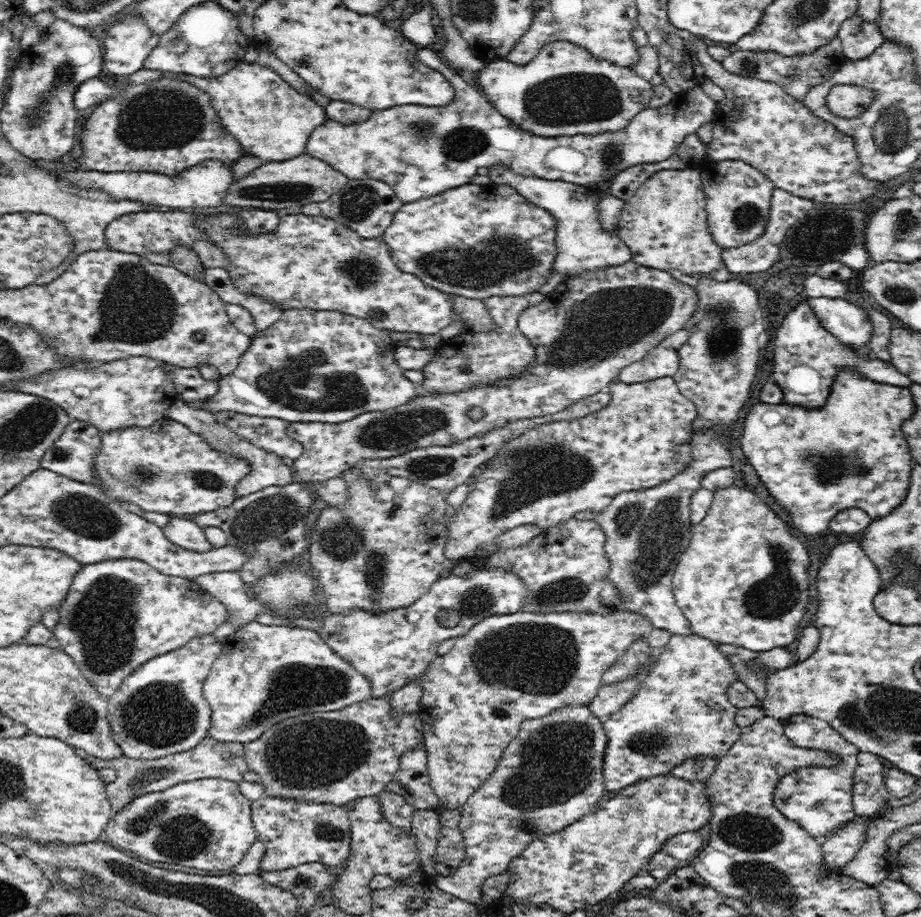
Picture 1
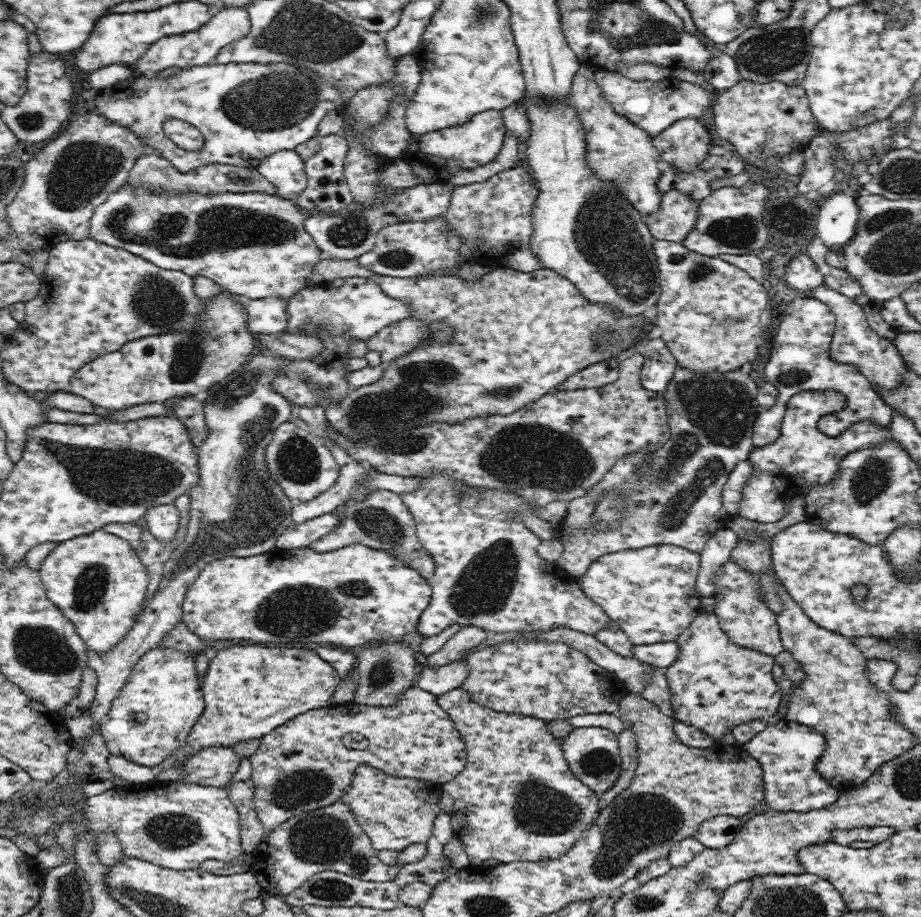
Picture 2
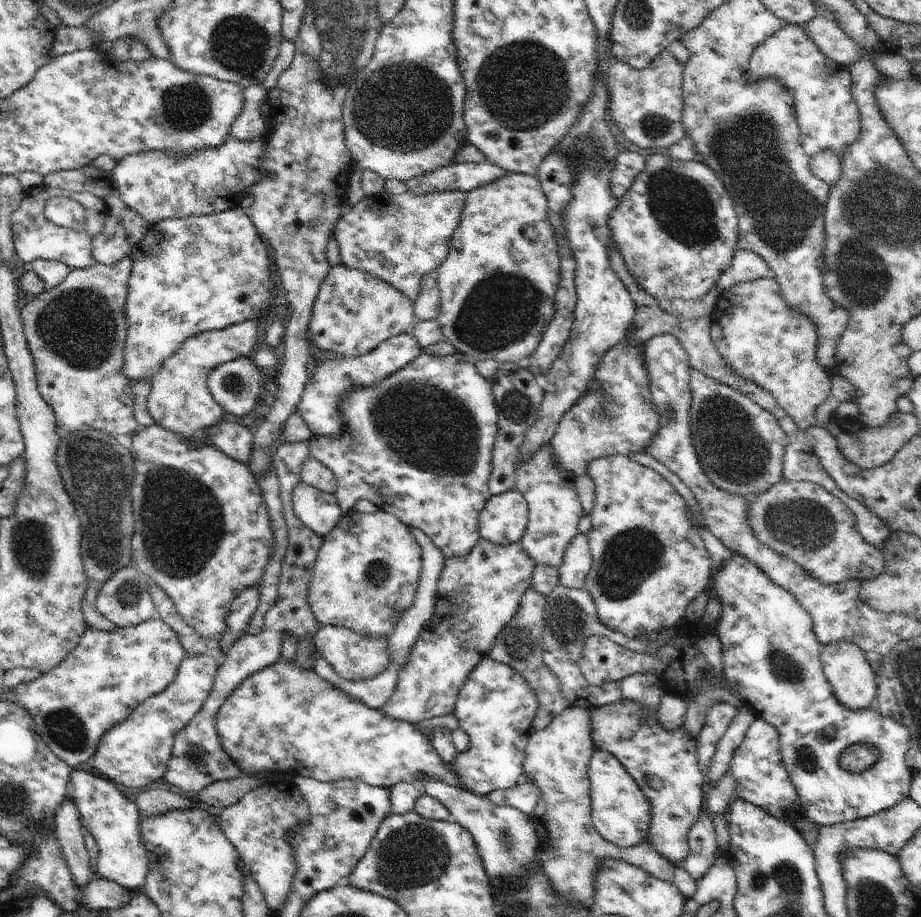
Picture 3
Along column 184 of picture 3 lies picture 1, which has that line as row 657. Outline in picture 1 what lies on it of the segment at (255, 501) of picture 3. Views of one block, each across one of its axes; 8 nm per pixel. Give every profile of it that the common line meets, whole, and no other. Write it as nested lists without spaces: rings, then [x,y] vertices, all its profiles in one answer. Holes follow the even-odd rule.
[[[520,610],[514,614],[492,615],[480,620],[475,624],[464,636],[455,638],[454,647],[445,656],[437,656],[437,658],[429,665],[422,674],[422,700],[418,707],[418,715],[422,719],[422,734],[424,734],[424,747],[427,752],[427,769],[430,777],[430,784],[439,799],[439,805],[448,810],[457,810],[462,812],[464,803],[485,780],[495,771],[499,760],[502,758],[504,749],[508,743],[518,734],[521,722],[526,719],[538,720],[541,716],[546,716],[550,712],[563,708],[581,704],[586,706],[596,696],[602,684],[600,684],[602,674],[606,672],[606,668],[610,668],[612,664],[622,659],[626,652],[630,649],[630,644],[636,638],[643,638],[646,642],[648,634],[652,632],[652,623],[648,618],[632,611],[618,611],[617,613],[586,613],[586,612],[524,612]]]

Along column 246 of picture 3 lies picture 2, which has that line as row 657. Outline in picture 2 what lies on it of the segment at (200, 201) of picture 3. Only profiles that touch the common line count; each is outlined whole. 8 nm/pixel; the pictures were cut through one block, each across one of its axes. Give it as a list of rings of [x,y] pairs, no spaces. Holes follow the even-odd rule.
[[[158,646],[138,660],[126,684],[114,697],[108,714],[100,722],[100,735],[110,755],[157,768],[186,744],[191,728],[205,709],[196,658],[198,656]]]

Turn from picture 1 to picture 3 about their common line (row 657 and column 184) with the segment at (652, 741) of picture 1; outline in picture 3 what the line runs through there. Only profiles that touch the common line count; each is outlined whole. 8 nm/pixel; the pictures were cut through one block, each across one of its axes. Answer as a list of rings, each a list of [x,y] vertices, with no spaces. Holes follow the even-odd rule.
[[[186,654],[174,681],[166,690],[142,702],[128,719],[104,734],[89,770],[128,788],[148,788],[160,784],[167,772],[174,738],[196,717],[208,699],[217,666],[218,661],[210,656]]]

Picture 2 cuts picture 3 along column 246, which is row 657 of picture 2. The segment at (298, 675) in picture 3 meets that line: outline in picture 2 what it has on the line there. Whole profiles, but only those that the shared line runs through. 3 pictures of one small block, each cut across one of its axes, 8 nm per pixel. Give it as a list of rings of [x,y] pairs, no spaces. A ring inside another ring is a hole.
[[[701,612],[675,640],[679,647],[678,658],[665,671],[671,692],[674,719],[699,728],[721,742],[726,732],[731,732],[738,724],[774,718],[780,706],[781,690],[772,676],[775,658],[760,651],[738,646],[726,636],[719,624],[720,621],[714,612]]]

